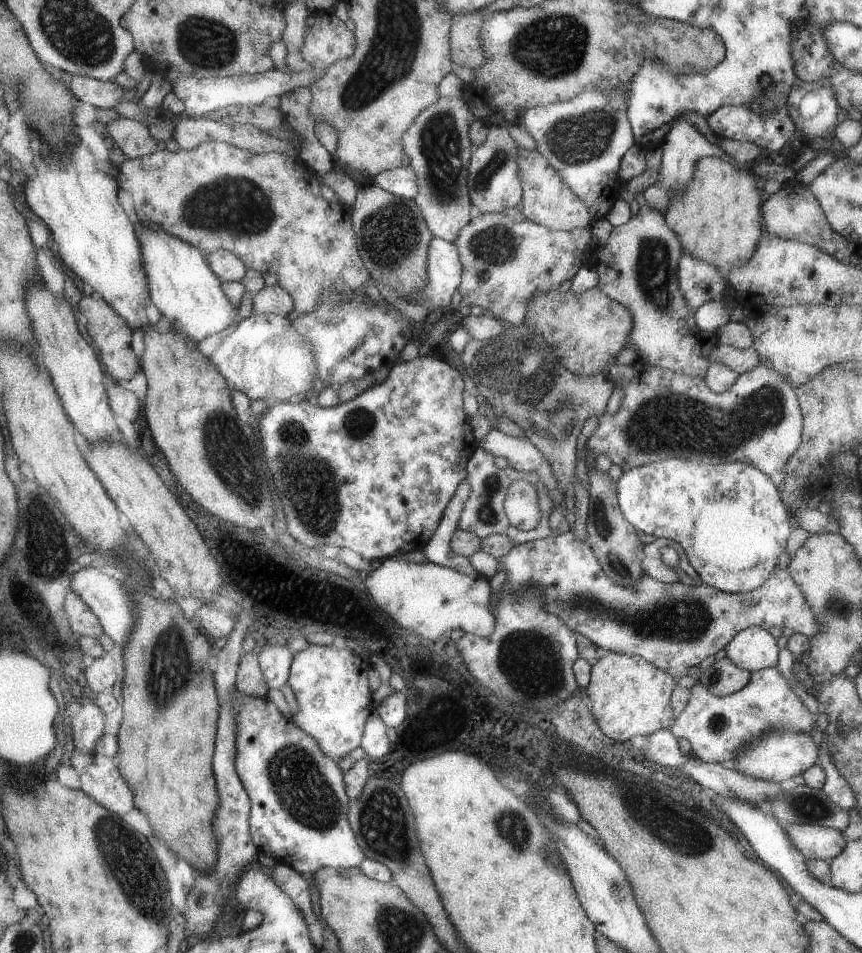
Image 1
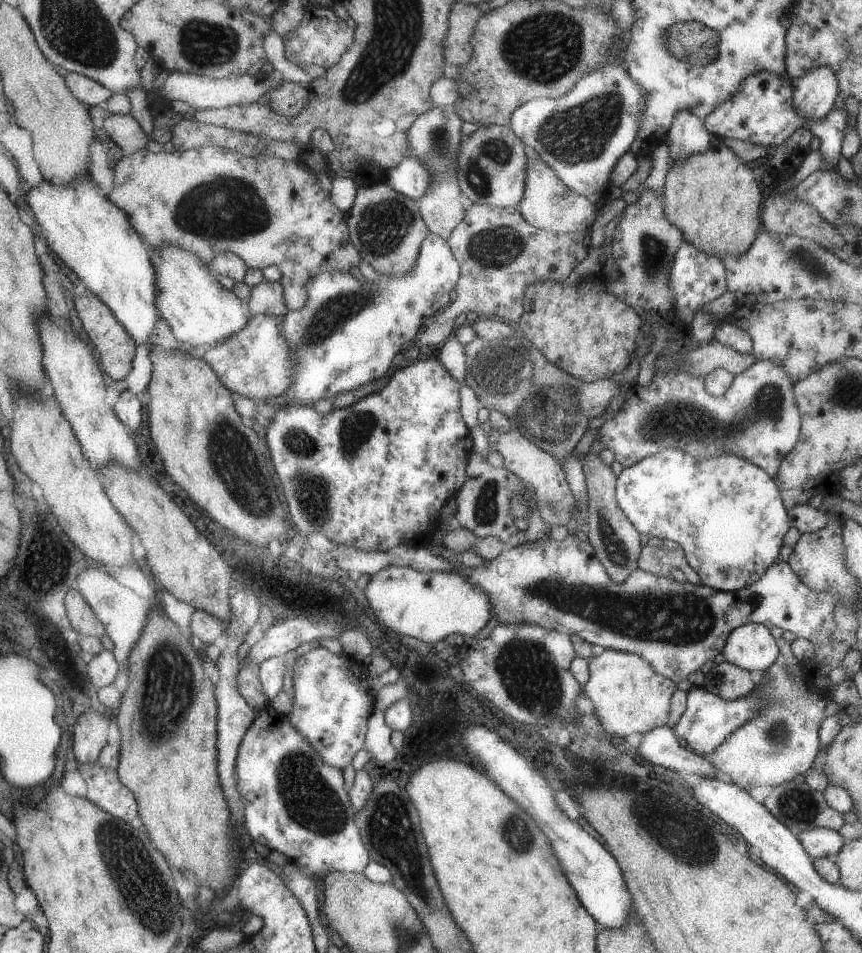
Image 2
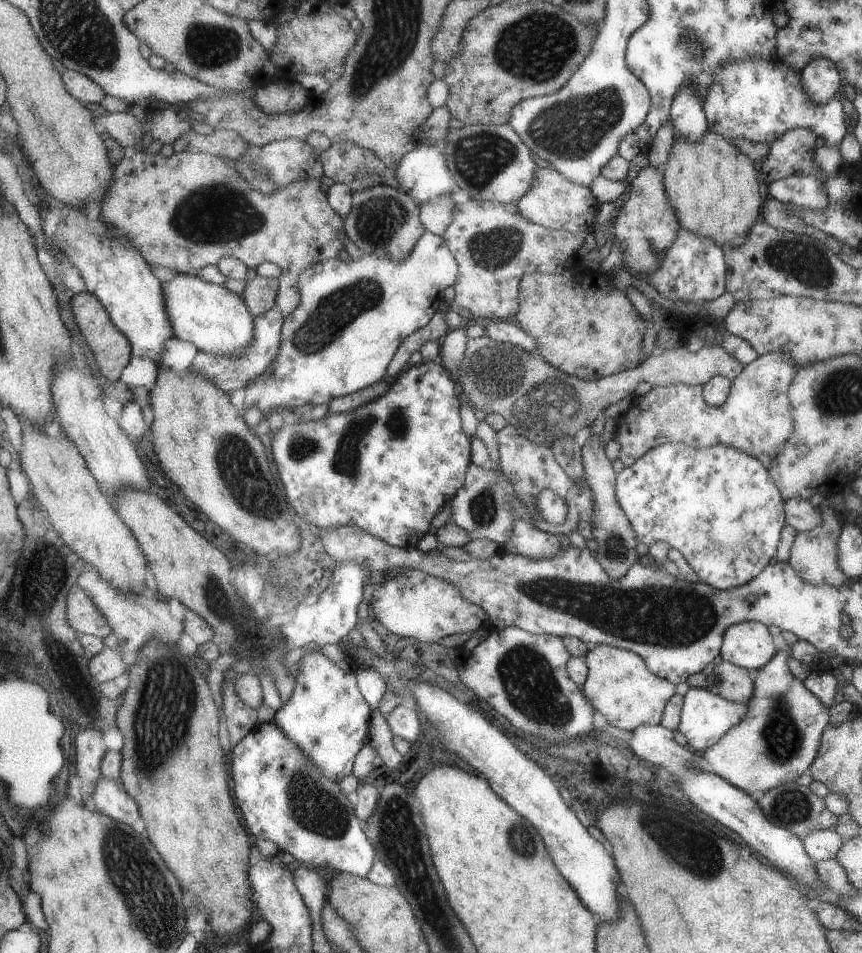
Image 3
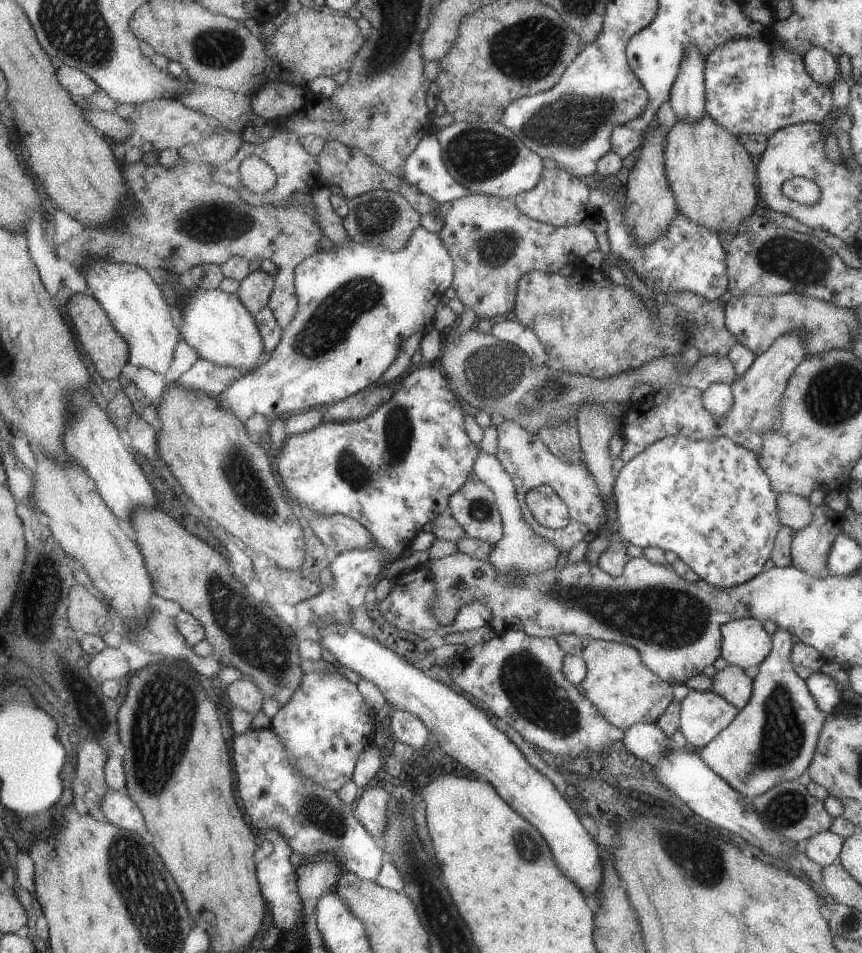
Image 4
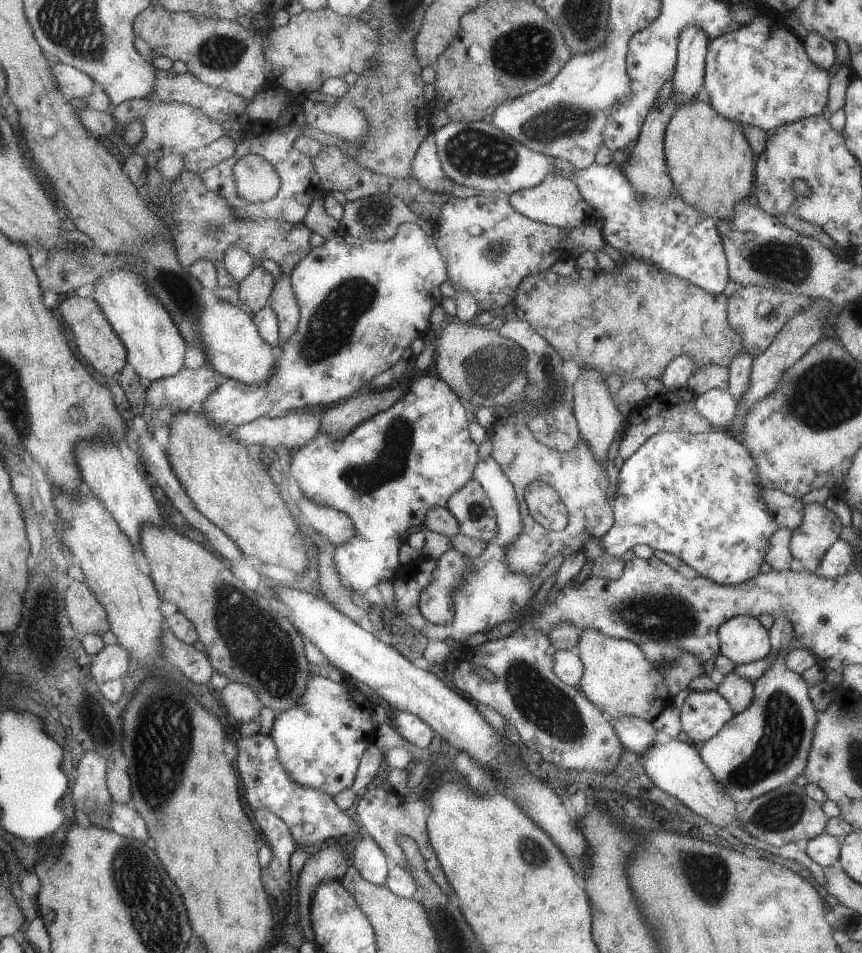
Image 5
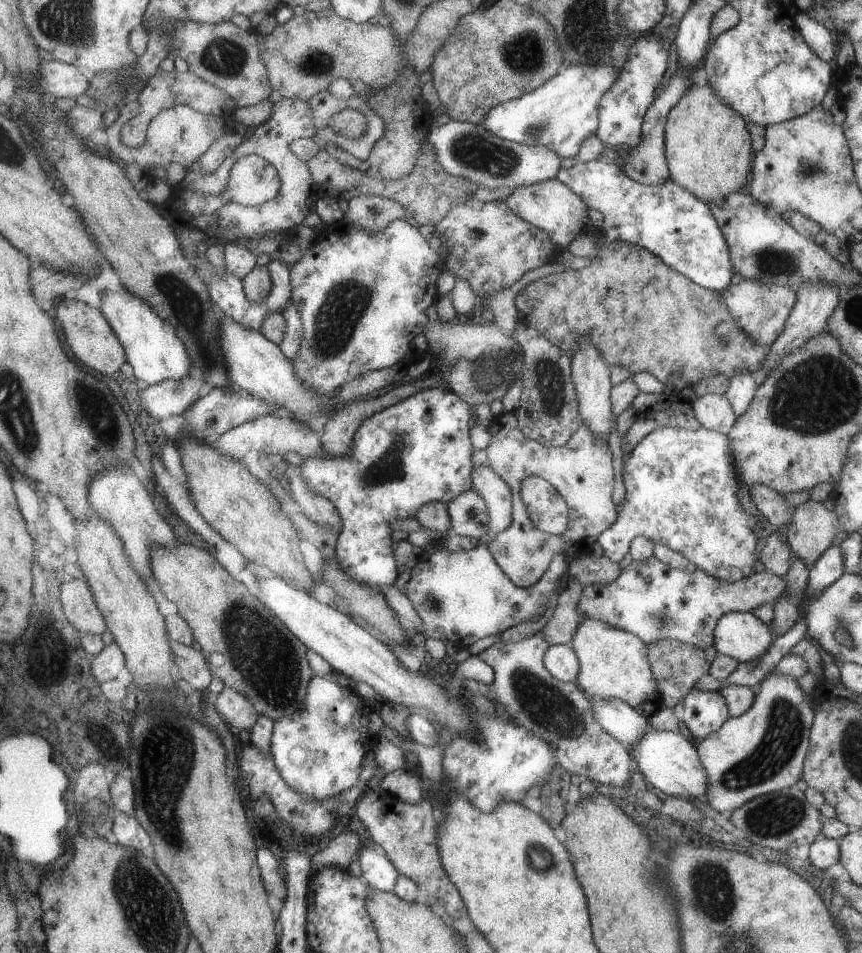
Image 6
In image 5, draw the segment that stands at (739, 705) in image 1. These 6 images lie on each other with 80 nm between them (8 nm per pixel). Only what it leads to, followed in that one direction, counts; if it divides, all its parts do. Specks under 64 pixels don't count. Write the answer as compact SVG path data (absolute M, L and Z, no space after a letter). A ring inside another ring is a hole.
M690 691L684 701L681 723L684 732L700 746L722 729L734 714L727 700L716 691Z

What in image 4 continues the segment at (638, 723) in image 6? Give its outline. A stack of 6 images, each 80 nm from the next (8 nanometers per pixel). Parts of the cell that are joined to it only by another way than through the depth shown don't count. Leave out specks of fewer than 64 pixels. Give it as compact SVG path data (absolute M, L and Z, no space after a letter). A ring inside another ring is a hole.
M657 723L633 724L624 731L624 744L638 758L655 760L669 754L675 747L668 736L657 726Z

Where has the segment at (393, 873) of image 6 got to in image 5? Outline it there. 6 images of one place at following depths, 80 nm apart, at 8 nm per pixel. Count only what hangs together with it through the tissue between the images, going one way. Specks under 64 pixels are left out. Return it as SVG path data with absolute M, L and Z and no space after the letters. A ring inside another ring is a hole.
M256 733L247 738L242 737L237 744L239 778L243 781L245 797L253 811L257 812L261 808L267 808L285 820L300 848L314 851L325 840L328 842L331 840L343 841L350 847L352 863L359 868L361 876L371 884L377 884L383 888L387 886L392 863L385 850L361 825L359 826L353 814L347 810L343 811L337 806L333 796L293 782L292 776L289 776L285 766L279 762L279 751L272 735L265 736L265 734Z

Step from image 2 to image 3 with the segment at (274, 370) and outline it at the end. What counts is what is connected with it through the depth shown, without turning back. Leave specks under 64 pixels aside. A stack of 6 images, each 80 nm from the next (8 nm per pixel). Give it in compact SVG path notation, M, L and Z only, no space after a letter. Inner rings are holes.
M277 308L256 316L253 342L242 352L242 355L223 356L200 351L195 357L191 370L207 377L225 392L230 393L237 388L247 389L249 385L263 377L278 360L282 345L284 318L285 315Z

